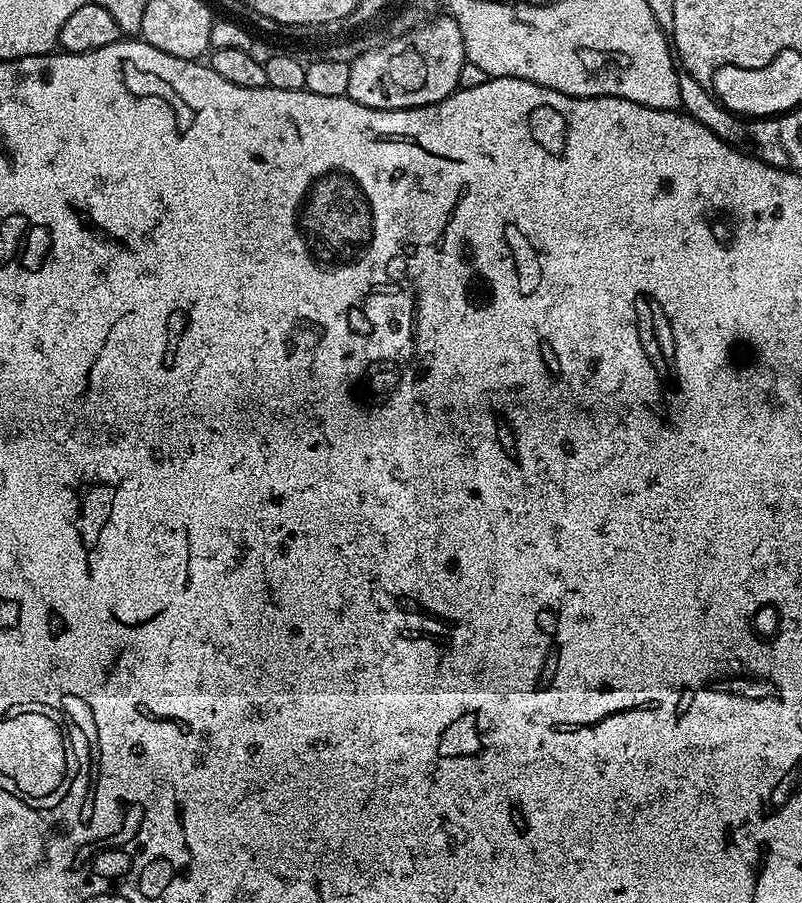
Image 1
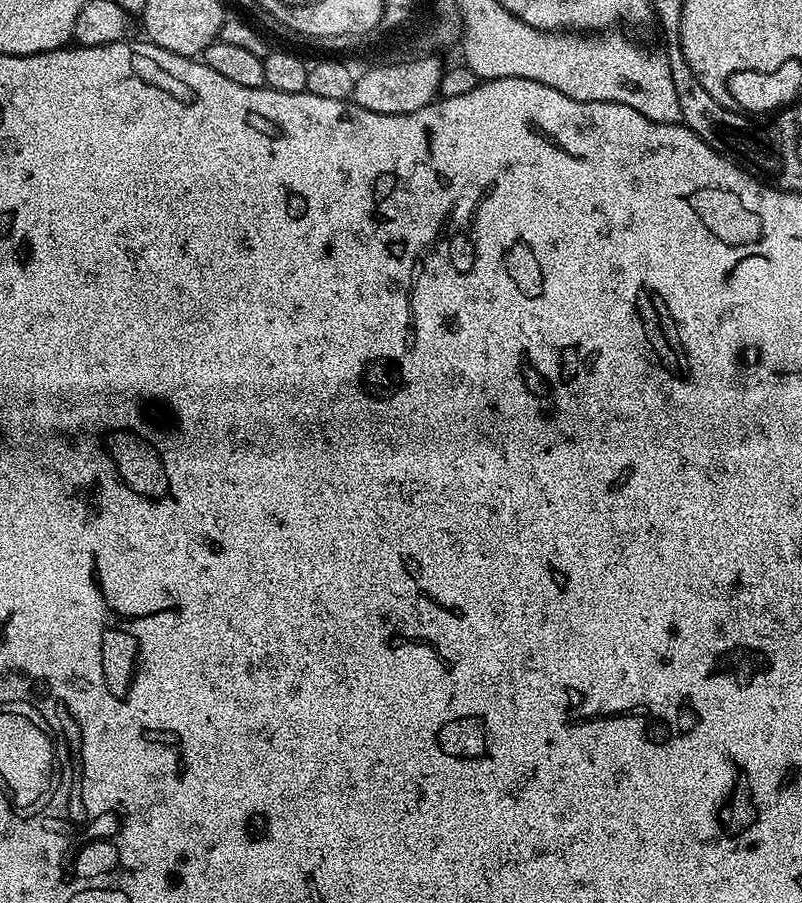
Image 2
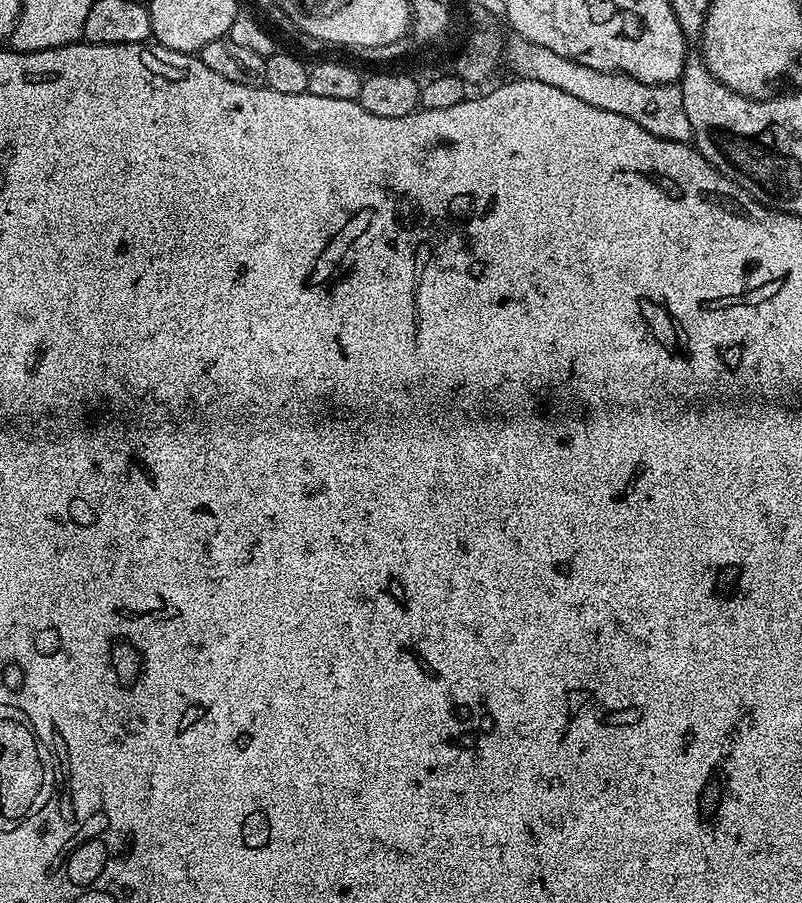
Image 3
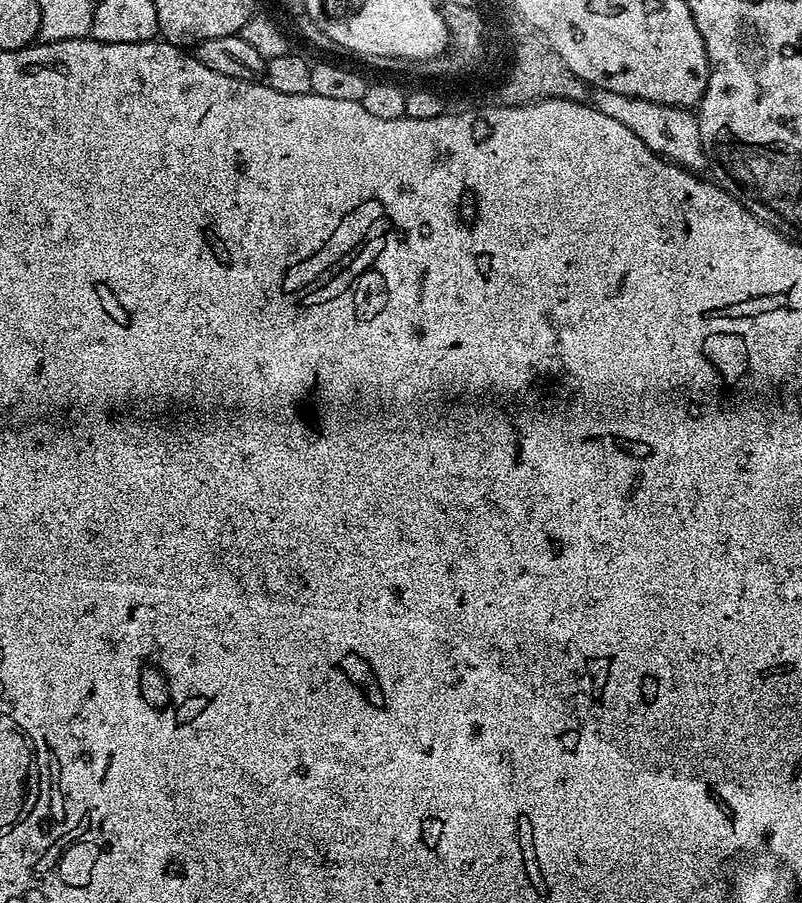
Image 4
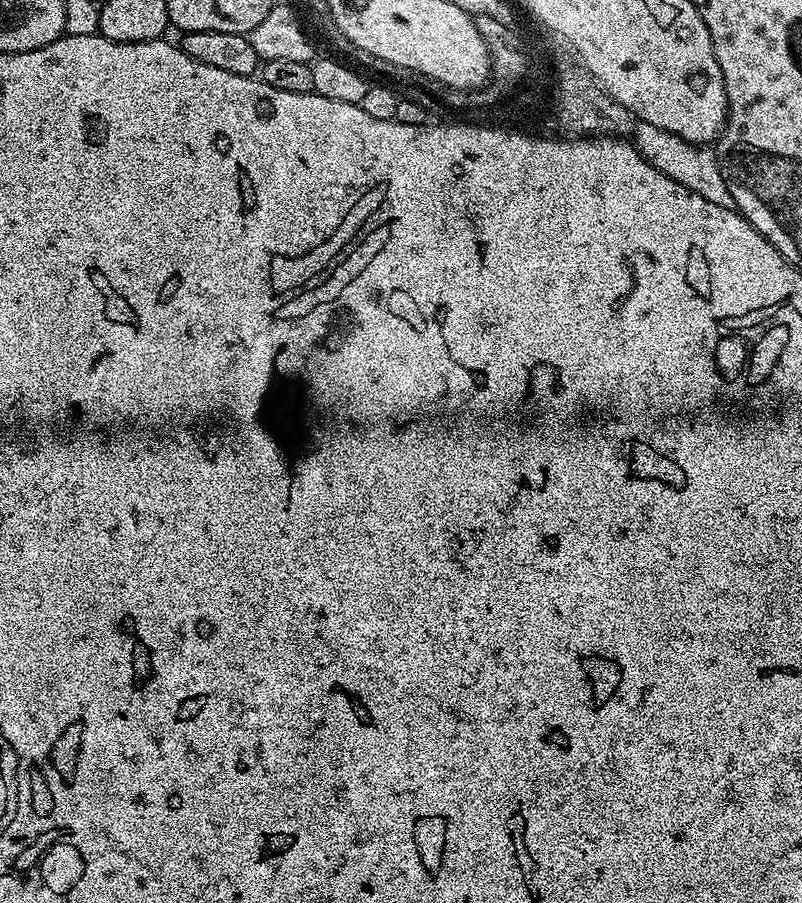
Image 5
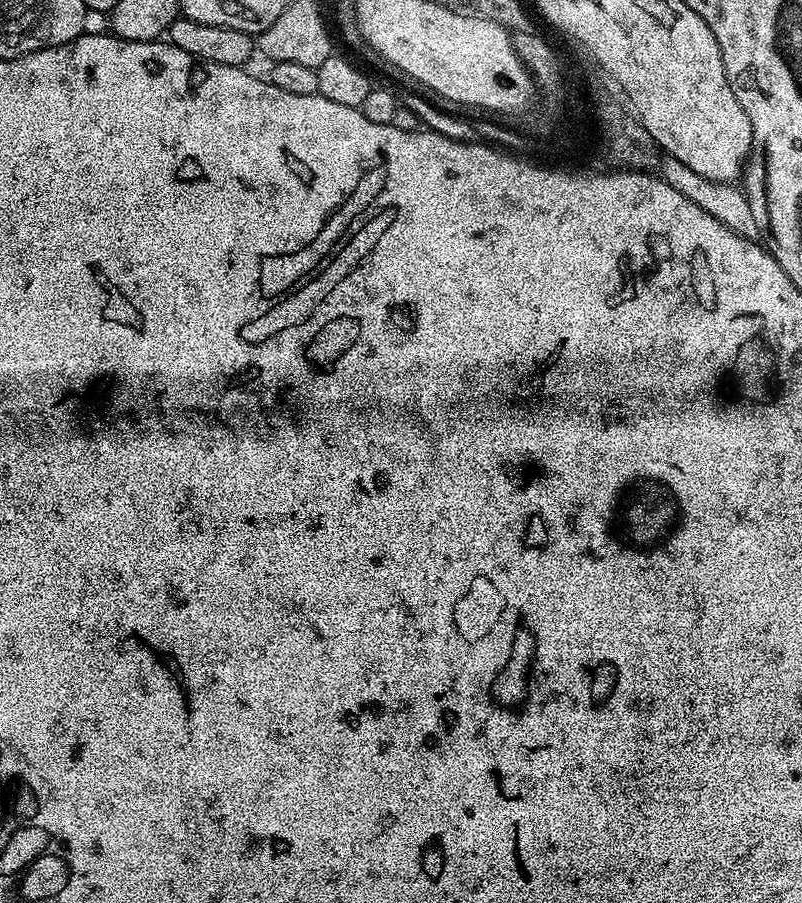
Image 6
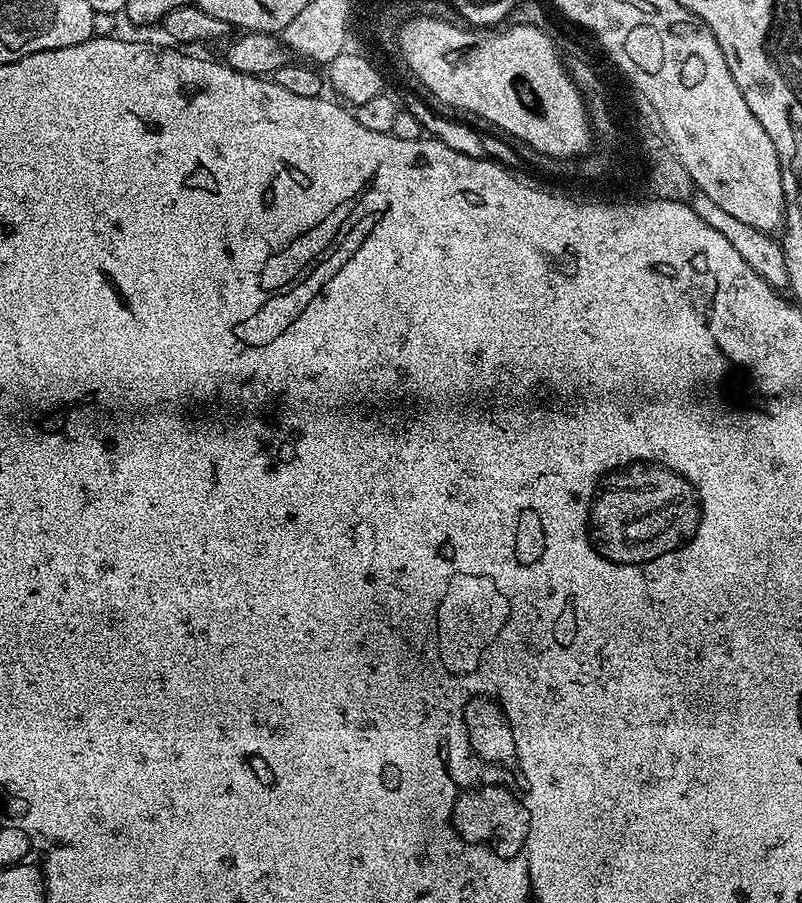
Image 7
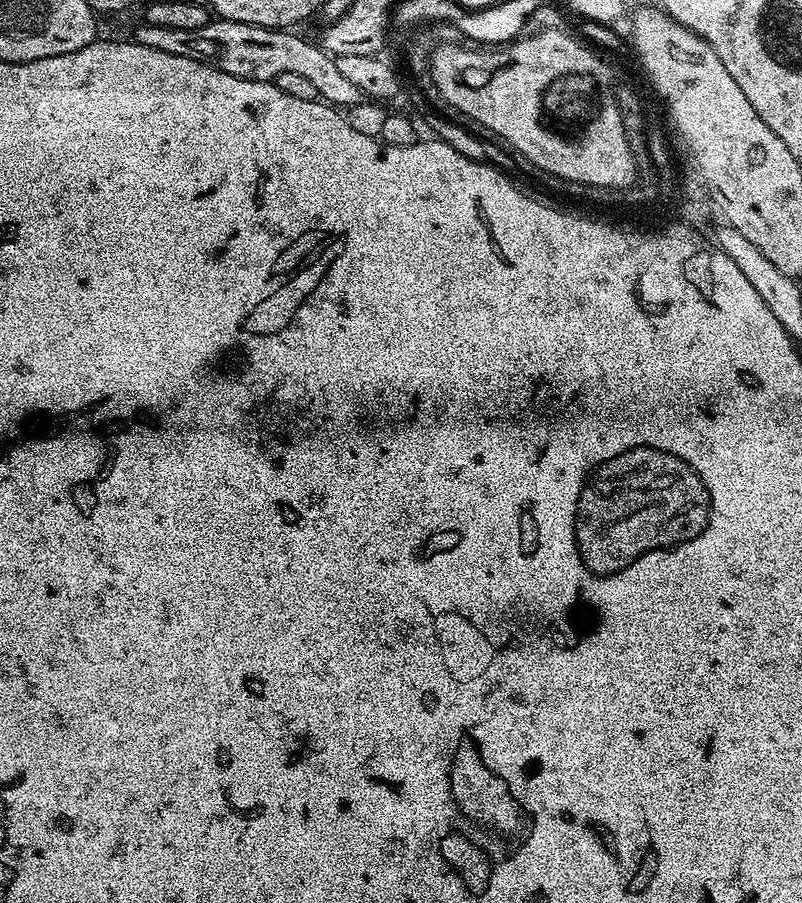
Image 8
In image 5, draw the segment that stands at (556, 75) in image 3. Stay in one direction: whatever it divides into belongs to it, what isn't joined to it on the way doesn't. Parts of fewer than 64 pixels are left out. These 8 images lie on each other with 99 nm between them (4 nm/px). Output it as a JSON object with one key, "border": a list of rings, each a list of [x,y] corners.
{"border":[[[643,122],[637,123],[635,126],[637,127],[636,137],[634,137],[636,149],[639,150],[642,158],[646,158],[646,162],[650,162],[650,166],[654,166],[654,170],[658,170],[662,174],[666,174],[666,178],[686,186],[686,190],[694,190],[694,194],[702,194],[702,198],[706,198],[706,202],[714,202],[723,208],[733,207],[730,190],[726,190],[726,182],[720,173],[719,163],[711,151],[686,142],[682,138],[678,138],[678,134],[670,134],[658,126],[650,126]]]}

